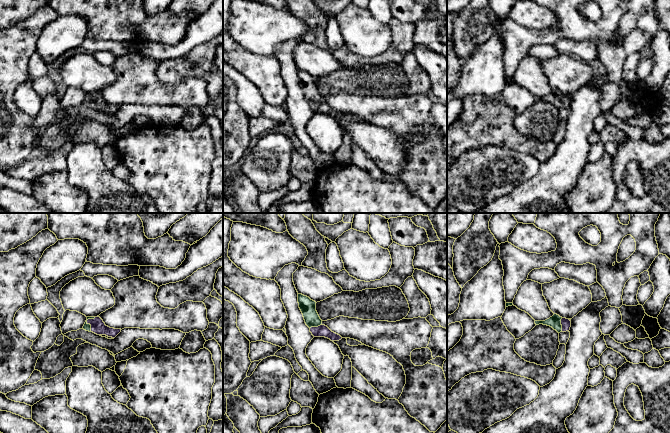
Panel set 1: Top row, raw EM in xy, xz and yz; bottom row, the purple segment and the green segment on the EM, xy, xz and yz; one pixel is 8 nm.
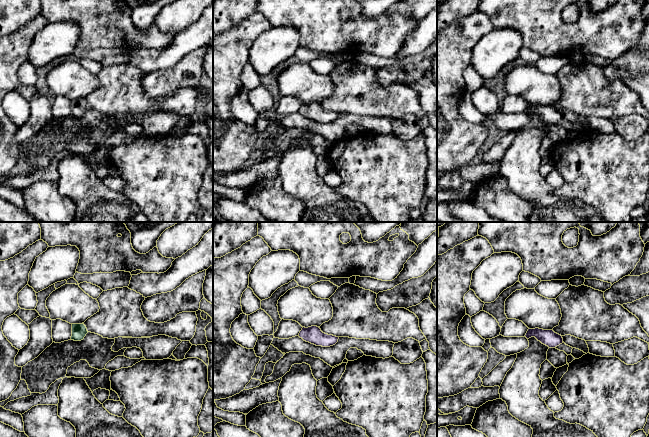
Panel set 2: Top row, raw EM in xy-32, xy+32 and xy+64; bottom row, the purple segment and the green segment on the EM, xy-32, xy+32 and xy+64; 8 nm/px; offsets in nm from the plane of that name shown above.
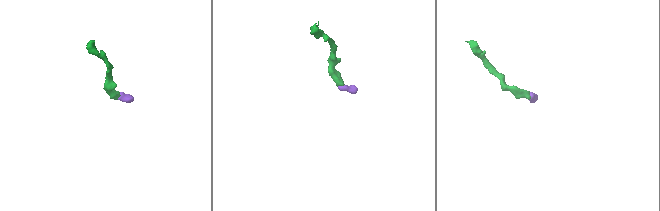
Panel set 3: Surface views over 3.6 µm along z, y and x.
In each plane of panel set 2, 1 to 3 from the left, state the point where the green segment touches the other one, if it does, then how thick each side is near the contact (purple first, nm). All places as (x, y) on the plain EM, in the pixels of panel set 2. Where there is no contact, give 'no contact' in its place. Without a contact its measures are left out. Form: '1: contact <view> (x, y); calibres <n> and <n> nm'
1: no contact
2: no contact
3: no contact

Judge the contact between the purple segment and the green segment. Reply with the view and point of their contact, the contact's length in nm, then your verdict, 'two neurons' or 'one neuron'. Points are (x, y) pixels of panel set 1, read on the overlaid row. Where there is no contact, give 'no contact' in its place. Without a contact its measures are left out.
xy (87, 322) | 130 nm | one neuron

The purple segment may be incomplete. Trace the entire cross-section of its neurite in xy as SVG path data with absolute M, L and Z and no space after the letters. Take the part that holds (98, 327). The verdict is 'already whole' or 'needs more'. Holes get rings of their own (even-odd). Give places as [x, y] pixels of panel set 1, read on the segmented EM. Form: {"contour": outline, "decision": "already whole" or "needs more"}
{"contour": "M98 316L87 317L83 329L97 335L106 335L112 338L115 338L121 332L121 329L114 329L106 326L103 320Z", "decision": "needs more"}

